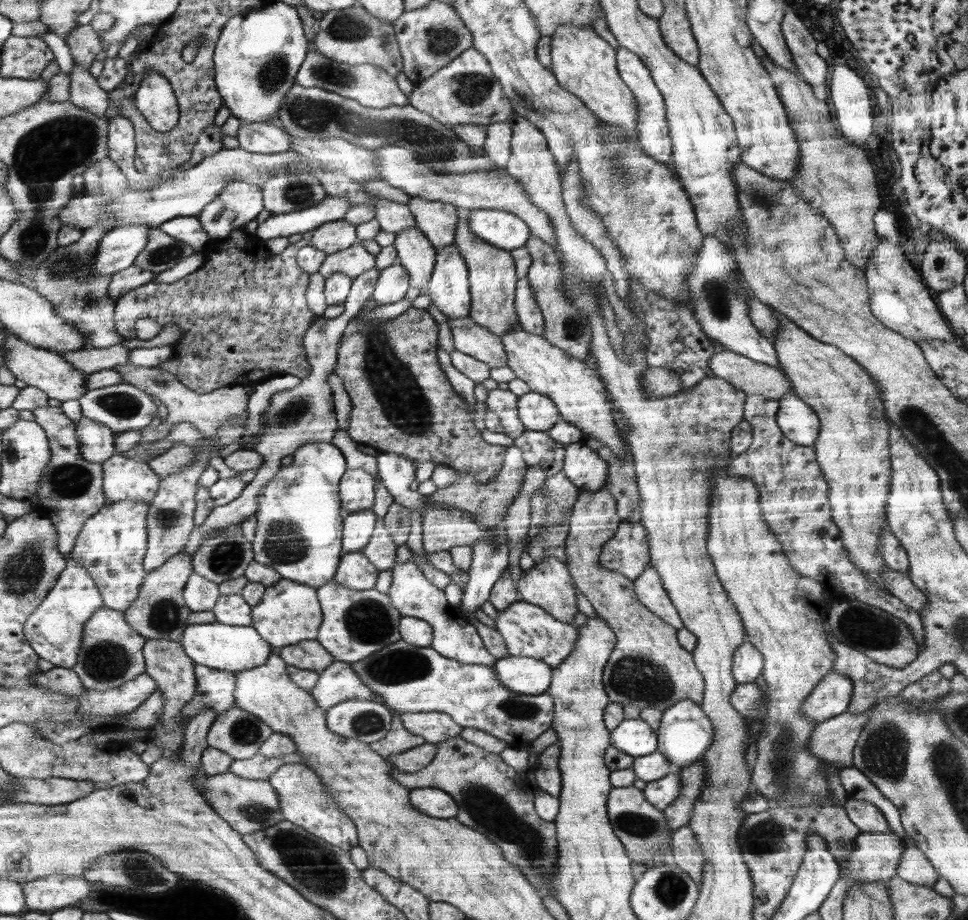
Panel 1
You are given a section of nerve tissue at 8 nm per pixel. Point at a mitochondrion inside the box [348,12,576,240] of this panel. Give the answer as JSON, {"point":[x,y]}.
{"point":[470,89]}

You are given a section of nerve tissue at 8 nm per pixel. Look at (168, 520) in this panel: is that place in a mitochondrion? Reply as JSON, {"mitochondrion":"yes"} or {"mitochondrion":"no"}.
{"mitochondrion":"yes"}

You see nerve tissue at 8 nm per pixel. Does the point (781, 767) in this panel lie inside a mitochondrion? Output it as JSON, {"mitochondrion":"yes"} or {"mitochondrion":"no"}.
{"mitochondrion":"yes"}

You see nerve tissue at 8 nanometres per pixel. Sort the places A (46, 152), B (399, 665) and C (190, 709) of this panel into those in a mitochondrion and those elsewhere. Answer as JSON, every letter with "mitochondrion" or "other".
{"A":"mitochondrion","B":"mitochondrion","C":"other"}

